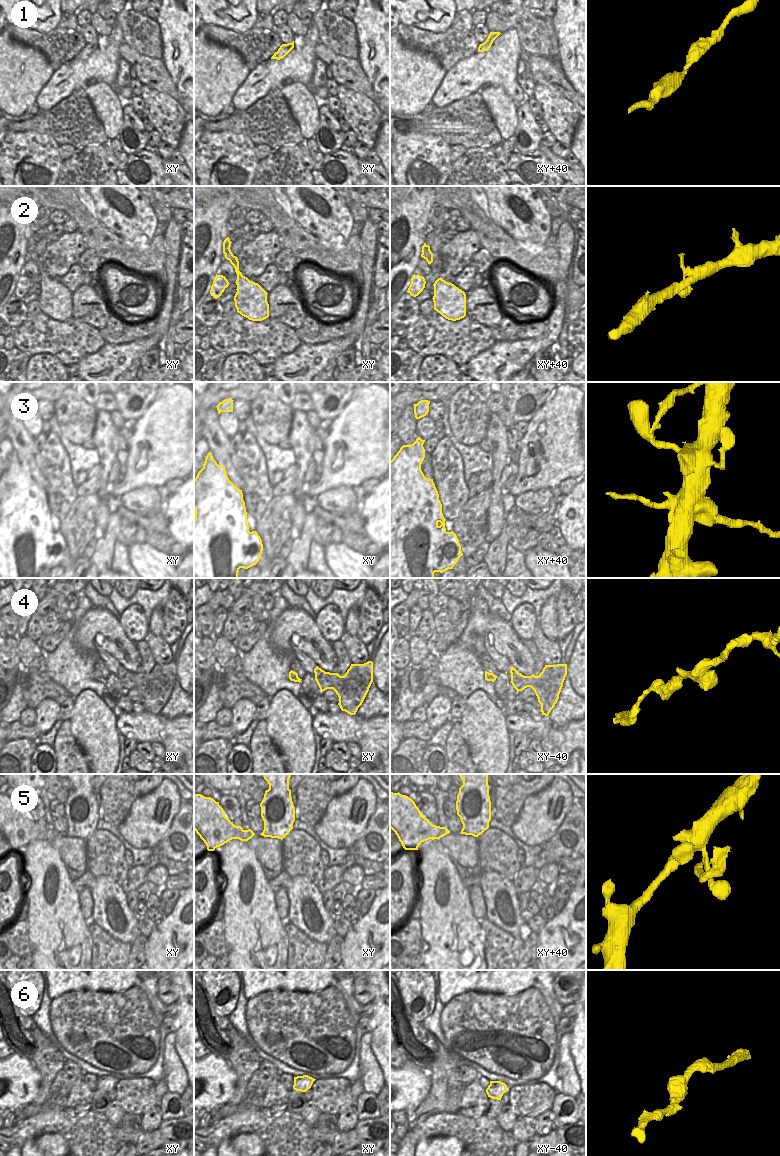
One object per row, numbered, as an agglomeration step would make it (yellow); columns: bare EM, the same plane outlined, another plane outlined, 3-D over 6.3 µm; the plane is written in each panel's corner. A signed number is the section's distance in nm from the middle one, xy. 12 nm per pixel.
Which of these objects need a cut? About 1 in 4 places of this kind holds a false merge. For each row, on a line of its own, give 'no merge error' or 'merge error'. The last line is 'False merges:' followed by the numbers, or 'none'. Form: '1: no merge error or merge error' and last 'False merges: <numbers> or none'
1: no merge error
2: no merge error
3: merge error
4: no merge error
5: no merge error
6: no merge error
False merges: 3

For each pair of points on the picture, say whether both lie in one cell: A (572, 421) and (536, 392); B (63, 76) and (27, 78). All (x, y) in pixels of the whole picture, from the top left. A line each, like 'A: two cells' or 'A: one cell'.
A: two cells
B: two cells

